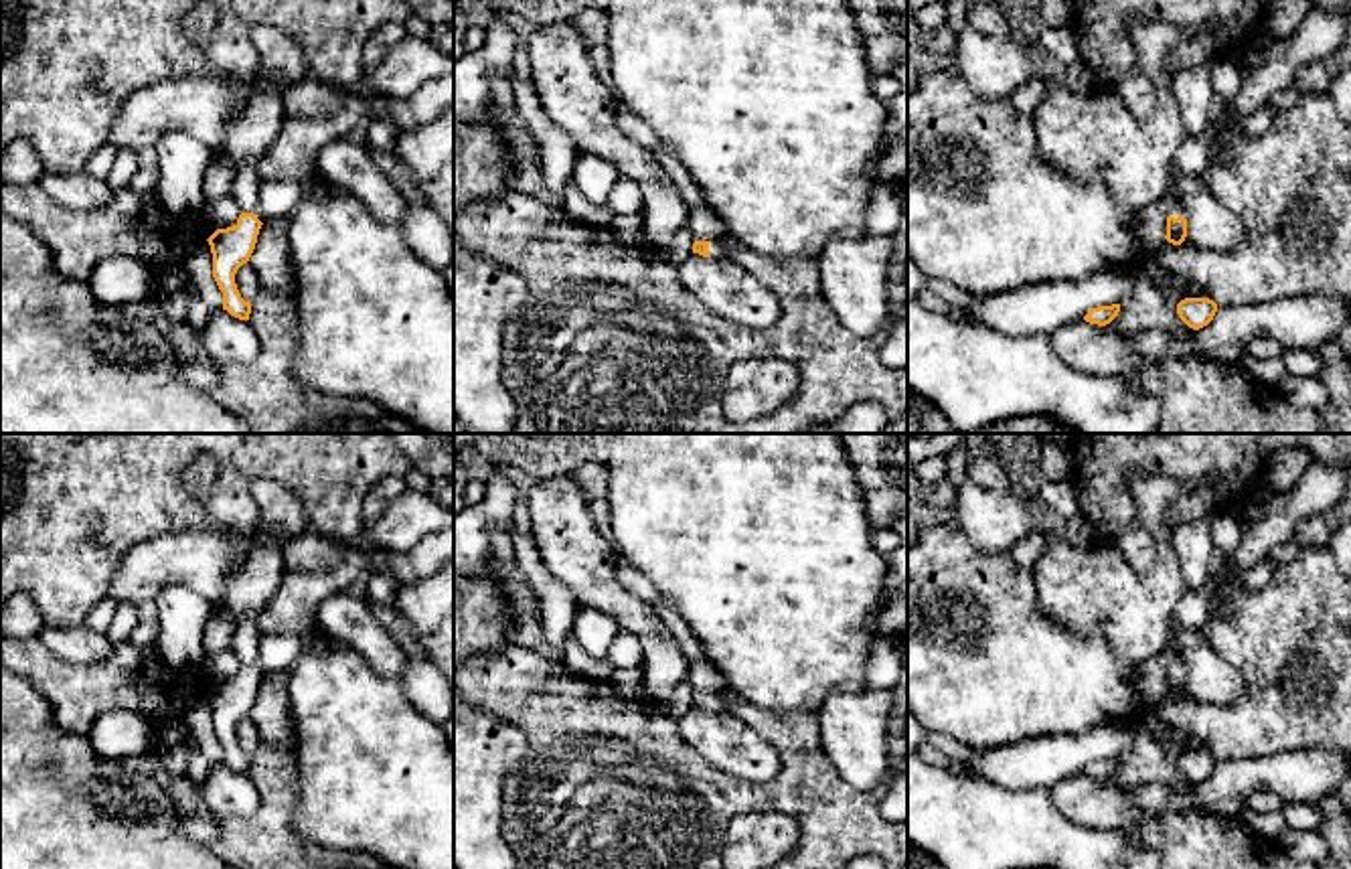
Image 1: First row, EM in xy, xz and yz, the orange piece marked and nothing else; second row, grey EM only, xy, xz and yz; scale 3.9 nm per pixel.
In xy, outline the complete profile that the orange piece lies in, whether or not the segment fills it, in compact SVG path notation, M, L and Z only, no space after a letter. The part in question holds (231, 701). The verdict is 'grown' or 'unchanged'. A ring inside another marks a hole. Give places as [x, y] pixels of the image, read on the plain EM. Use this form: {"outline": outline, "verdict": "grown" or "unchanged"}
{"outline": "M308 634L261 636L257 662L253 666L241 666L233 681L217 683L207 693L213 707L213 731L223 745L223 764L231 770L249 774L251 758L241 752L235 727L249 715L261 679L288 668L302 654Z", "verdict": "grown"}

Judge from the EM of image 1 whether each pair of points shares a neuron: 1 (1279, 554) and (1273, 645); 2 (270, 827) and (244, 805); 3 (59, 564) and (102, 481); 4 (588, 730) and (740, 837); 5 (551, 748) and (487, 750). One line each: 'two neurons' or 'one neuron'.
1: two neurons
2: two neurons
3: one neuron
4: two neurons
5: two neurons

